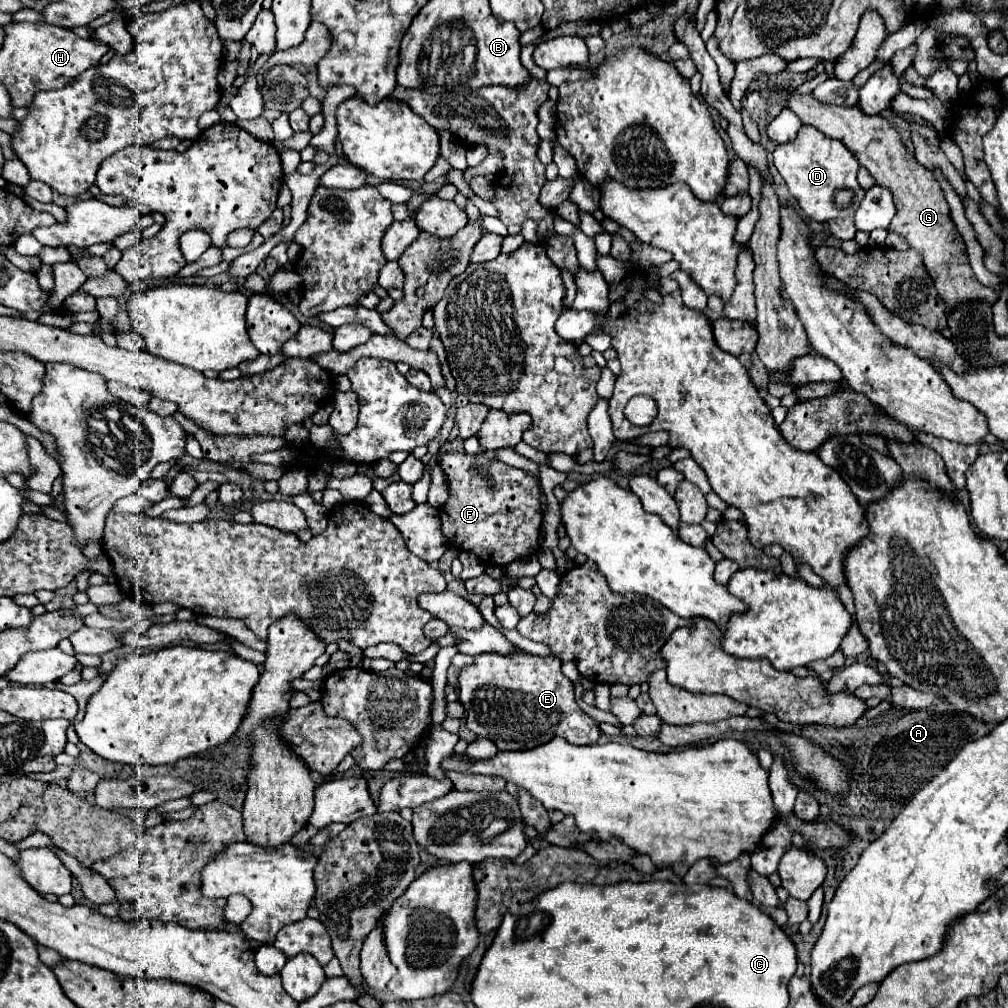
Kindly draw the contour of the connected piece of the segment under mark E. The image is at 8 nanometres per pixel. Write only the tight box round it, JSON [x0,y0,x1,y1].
[459,651,601,751]

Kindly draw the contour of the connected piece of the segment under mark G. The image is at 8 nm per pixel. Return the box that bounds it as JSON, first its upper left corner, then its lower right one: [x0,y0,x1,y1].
[787,91,997,315]

